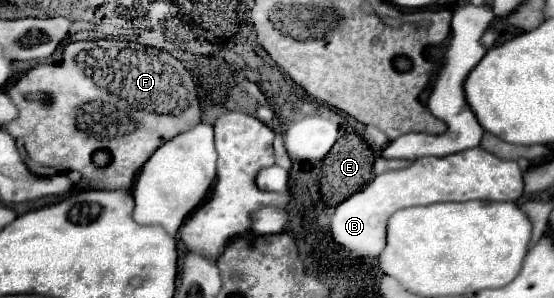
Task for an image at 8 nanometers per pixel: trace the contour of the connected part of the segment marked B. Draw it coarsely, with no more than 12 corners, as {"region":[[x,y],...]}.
{"region":[[482,148],[418,158],[346,198],[330,232],[376,258],[386,222],[436,202],[516,202],[522,170]]}

